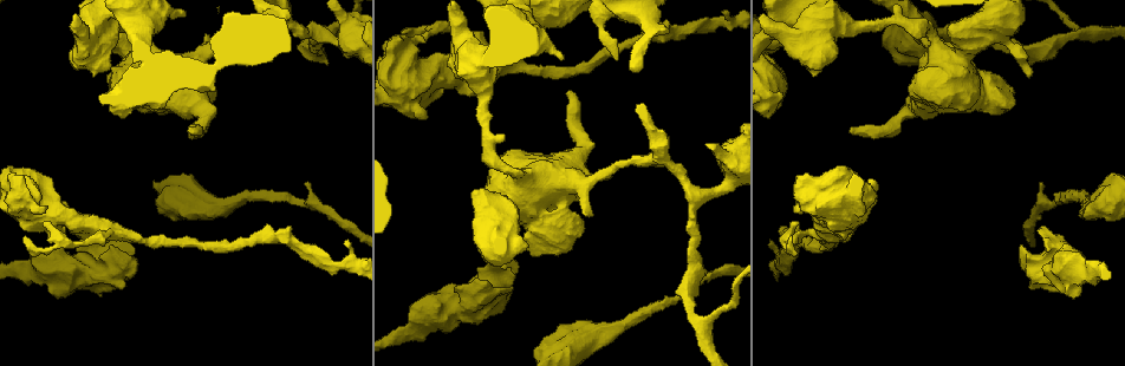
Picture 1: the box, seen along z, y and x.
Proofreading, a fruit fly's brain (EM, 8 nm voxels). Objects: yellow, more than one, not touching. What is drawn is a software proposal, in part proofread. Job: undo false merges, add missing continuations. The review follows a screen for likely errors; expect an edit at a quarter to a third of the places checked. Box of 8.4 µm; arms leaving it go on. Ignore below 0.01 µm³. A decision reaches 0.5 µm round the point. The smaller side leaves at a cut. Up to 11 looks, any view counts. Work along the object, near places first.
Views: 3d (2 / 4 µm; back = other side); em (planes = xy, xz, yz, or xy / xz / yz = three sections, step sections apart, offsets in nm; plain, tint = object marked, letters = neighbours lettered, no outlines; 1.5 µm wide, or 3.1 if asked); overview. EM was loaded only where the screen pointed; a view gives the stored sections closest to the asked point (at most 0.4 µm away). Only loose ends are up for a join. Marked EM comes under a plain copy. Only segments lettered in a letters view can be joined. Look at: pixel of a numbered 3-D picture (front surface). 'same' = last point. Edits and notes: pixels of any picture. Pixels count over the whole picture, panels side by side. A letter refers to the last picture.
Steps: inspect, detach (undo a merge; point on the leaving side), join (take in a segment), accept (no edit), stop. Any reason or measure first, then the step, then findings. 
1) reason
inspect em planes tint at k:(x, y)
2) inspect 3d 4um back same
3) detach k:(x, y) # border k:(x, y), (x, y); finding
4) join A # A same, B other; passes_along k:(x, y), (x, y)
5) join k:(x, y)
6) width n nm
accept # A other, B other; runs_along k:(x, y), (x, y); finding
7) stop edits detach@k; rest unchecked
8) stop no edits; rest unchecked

stops while still wide
inspect em planes letters at 1:(1042, 229)

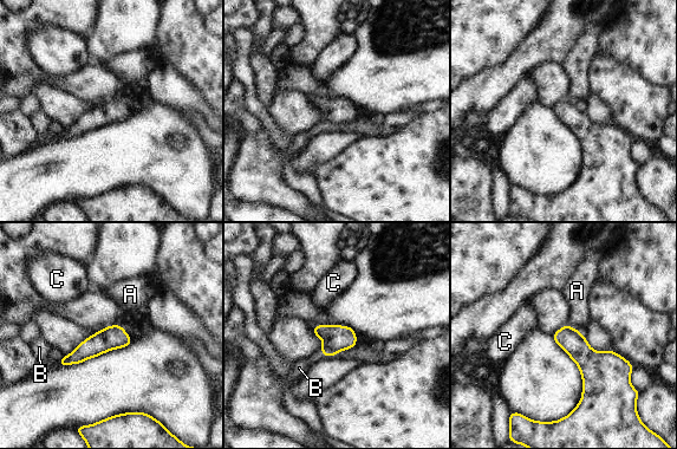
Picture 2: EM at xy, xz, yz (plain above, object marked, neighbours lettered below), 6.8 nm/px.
accept # A other, B other, C other; runs_along 2:(127, 339), (103, 340), (64, 362); none of them fits

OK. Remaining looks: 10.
free end
inspect 3d 4um at 1:(532, 254)

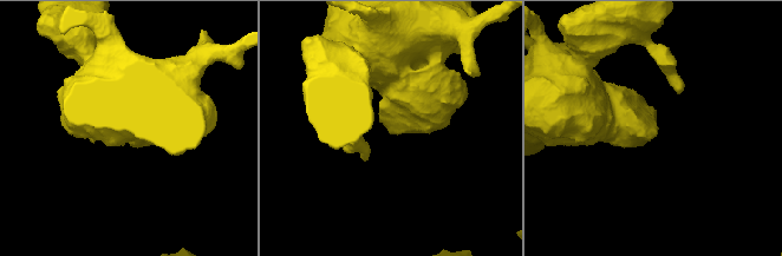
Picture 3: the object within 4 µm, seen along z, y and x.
shape alone is not enough
inspect em planes letters at 3:(656, 134)

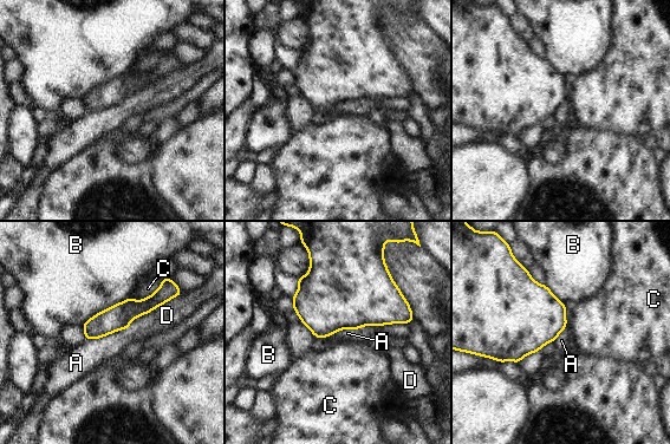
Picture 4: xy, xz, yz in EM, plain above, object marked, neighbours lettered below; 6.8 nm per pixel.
accept # A other, B other, C other, D other; runs_along 4:(158, 298), (105, 321), (89, 335); no lettered segment goes on from it

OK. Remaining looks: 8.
stops while still wide
inspect 3d 4um at 1:(20, 176)

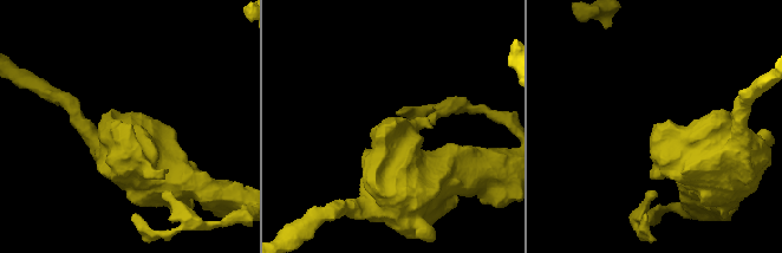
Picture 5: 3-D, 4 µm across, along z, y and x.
inspect em planes letters at 5:(131, 125)

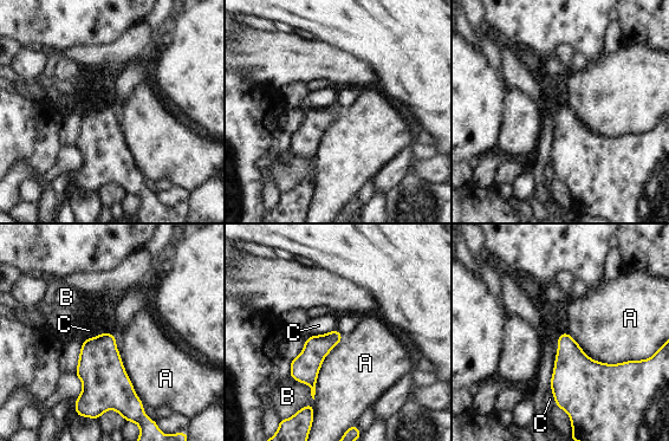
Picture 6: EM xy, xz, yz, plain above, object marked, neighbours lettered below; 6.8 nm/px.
accept # A other, B other, C other; border 6:(567, 332), (593, 360), (644, 360); no lettered segment goes on from it

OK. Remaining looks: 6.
an open end
inspect 3d 2um at 1:(206, 35)

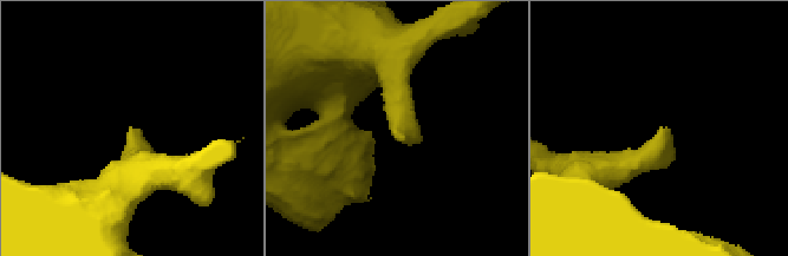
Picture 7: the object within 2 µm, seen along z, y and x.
now the EM
inspect em planes letters at 7:(133, 130)

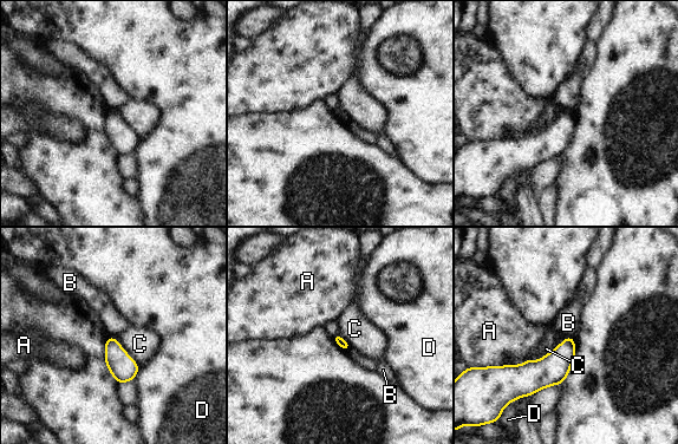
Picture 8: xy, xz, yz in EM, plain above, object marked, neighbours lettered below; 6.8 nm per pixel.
longest_contact A 280 nm
accept # A other, B other, C other, D other; no lettered segment goes on from it

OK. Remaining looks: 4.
stop no edits; rest unchecked

